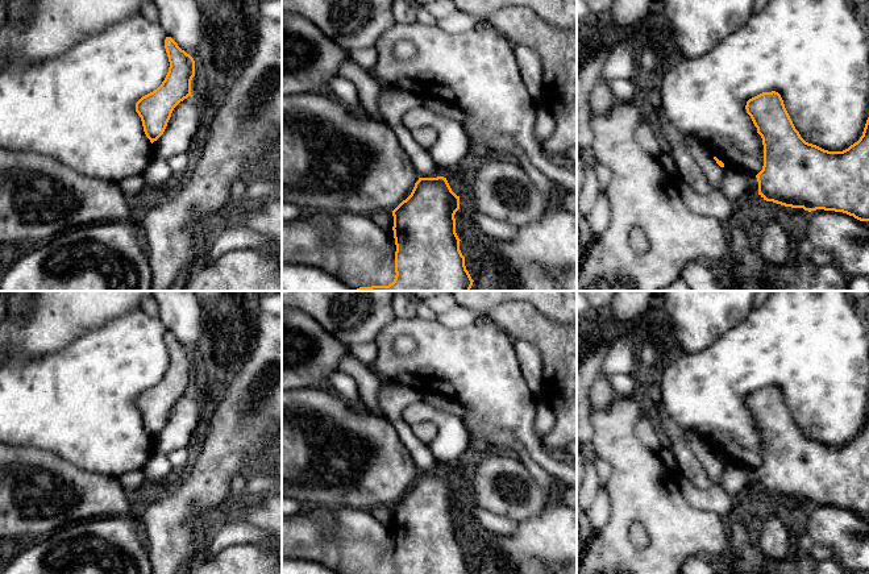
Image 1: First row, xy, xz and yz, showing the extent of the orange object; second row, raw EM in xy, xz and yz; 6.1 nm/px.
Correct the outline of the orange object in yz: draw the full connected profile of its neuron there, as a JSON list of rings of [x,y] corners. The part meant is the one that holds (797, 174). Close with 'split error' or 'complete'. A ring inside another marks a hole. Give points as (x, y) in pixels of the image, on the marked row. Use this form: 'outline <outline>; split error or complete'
outline [[[762,92],[749,99],[745,109],[762,138],[764,166],[756,178],[764,200],[808,212],[843,212],[869,221],[869,117],[857,142],[843,151],[828,151],[801,137],[778,92]]]; complete

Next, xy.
outline [[[166,37],[165,49],[170,62],[165,80],[136,103],[136,112],[151,144],[163,134],[174,108],[191,95],[191,80],[195,76],[194,58],[171,37]]]; complete

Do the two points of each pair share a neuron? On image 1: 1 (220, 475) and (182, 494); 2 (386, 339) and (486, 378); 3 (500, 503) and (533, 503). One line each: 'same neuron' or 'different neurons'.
1: same neuron
2: same neuron
3: same neuron

